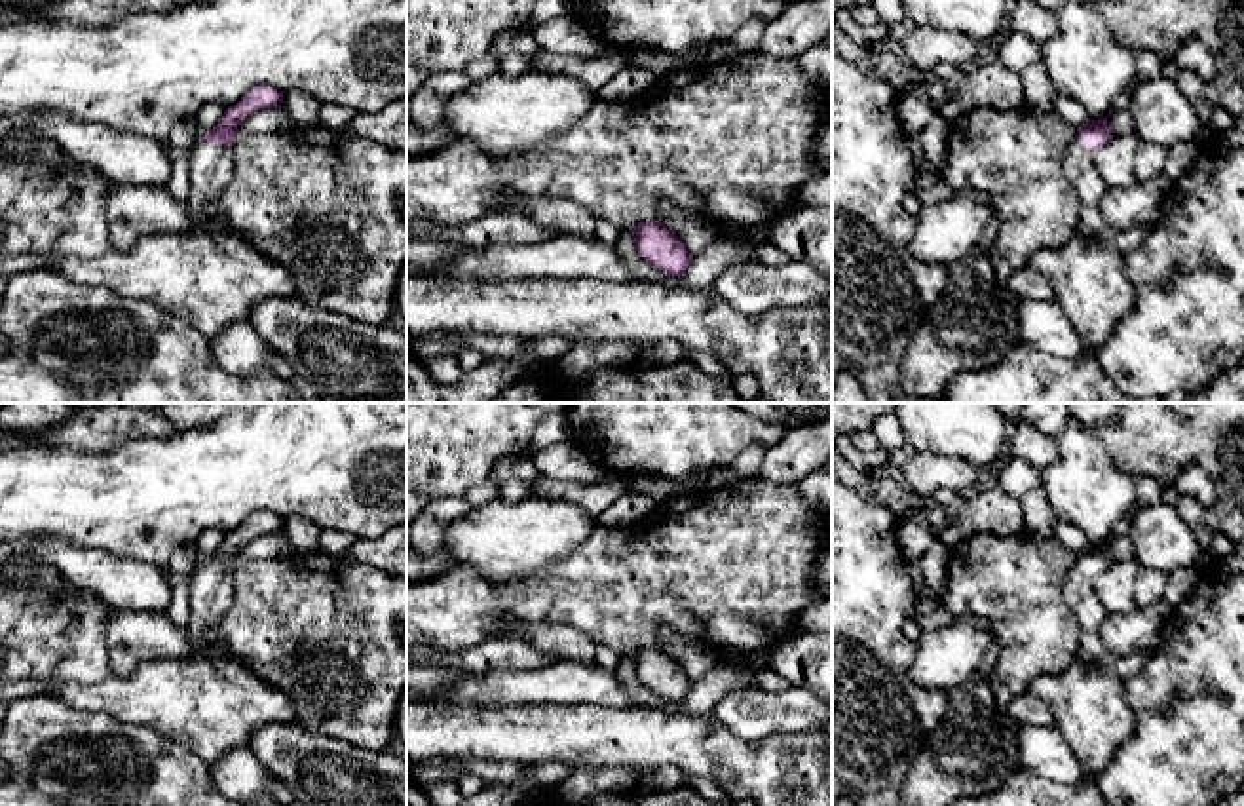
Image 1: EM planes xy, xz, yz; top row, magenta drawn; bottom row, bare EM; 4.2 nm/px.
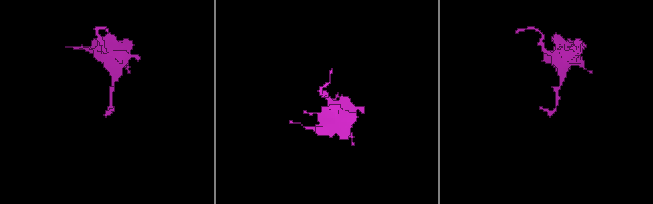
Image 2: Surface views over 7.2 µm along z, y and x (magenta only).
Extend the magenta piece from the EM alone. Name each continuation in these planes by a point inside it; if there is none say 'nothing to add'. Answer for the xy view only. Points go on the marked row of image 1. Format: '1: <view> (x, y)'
1: xy (207, 276)

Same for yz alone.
1: yz (1087, 274)

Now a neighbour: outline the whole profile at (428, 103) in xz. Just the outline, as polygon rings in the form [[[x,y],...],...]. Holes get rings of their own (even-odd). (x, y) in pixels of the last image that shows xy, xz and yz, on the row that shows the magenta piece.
[[[465,70],[437,72],[412,95],[408,122],[427,131],[444,125],[444,108],[450,97],[467,91],[473,82]]]

